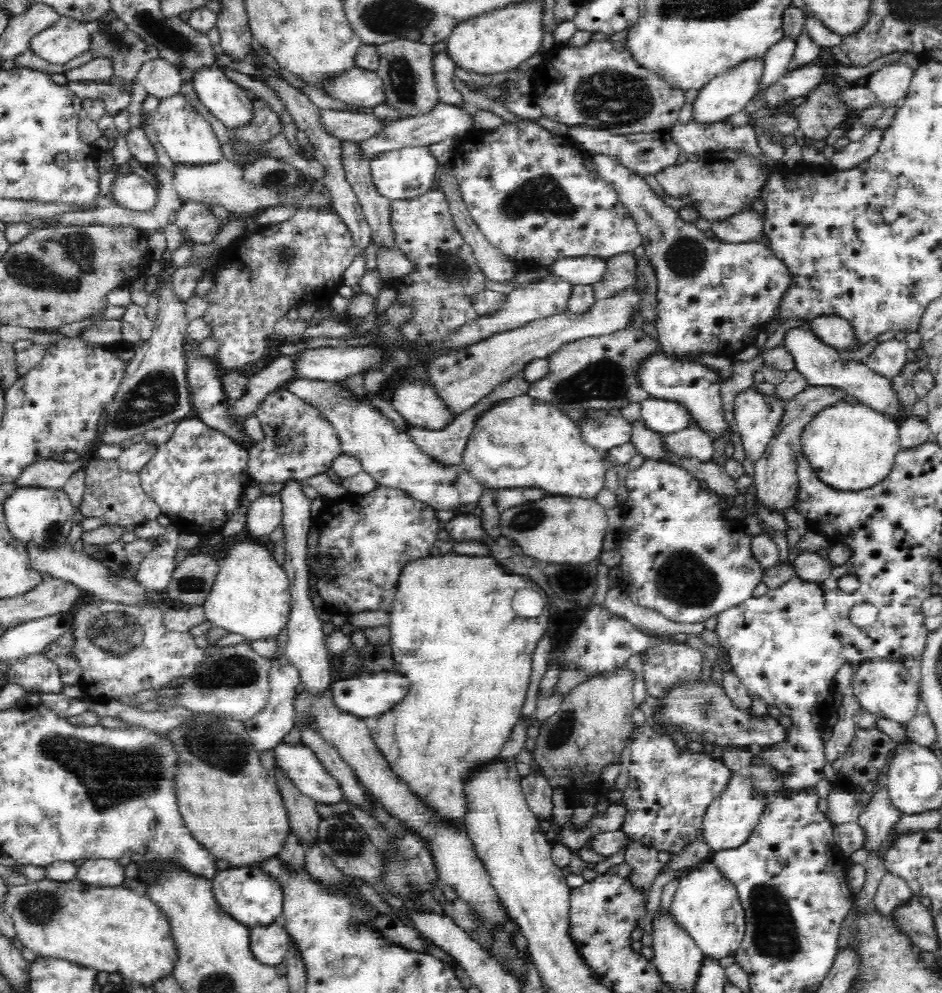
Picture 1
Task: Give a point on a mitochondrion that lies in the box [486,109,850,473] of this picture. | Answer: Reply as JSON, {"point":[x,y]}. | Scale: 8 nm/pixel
{"point":[602,381]}

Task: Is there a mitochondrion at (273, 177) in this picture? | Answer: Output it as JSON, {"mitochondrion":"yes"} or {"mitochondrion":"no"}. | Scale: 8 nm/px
{"mitochondrion":"yes"}

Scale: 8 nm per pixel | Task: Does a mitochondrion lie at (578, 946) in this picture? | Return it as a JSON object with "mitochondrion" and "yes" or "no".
{"mitochondrion":"no"}

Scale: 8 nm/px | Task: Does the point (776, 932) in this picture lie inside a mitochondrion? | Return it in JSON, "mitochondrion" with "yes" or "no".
{"mitochondrion":"yes"}

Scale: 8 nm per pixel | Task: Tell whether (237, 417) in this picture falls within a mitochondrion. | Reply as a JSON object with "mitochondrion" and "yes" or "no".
{"mitochondrion":"no"}

